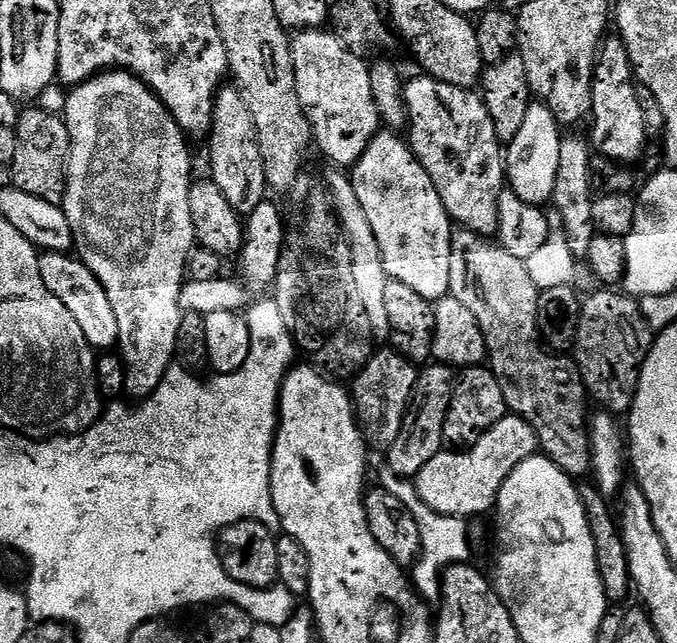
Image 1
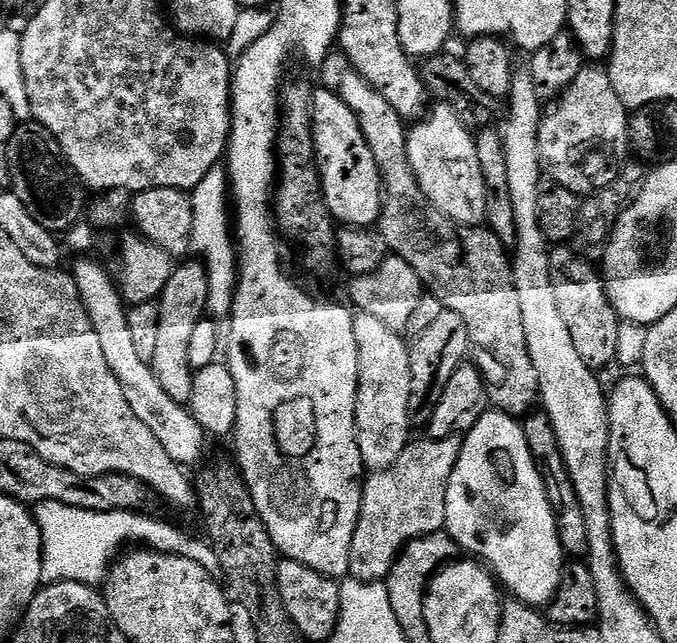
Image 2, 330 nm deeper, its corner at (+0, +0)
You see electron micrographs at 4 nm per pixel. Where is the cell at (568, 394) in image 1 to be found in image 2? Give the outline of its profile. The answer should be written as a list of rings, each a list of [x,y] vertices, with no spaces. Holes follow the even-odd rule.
[[[339,50],[333,51],[324,57],[324,63],[319,65],[318,72],[320,72],[319,83],[322,87],[342,98],[346,106],[350,106],[374,154],[374,162],[378,162],[380,179],[384,182],[384,206],[380,209],[378,231],[382,234],[382,238],[386,238],[389,253],[402,258],[412,267],[414,274],[418,274],[421,285],[441,303],[444,310],[458,314],[462,322],[466,322],[468,342],[472,347],[470,356],[484,376],[484,383],[488,385],[489,405],[495,411],[505,412],[507,416],[513,418],[529,415],[540,400],[540,383],[538,370],[534,370],[534,362],[526,346],[526,330],[522,326],[522,306],[518,306],[518,294],[512,281],[512,266],[506,248],[487,227],[467,228],[465,224],[455,224],[420,193],[408,157],[406,122],[398,114],[398,110],[394,110],[394,106],[390,106],[390,102],[386,102],[386,98],[382,98],[382,94],[378,94],[378,90],[374,90],[374,86],[370,86],[370,82],[366,82],[362,74],[358,74],[358,70],[354,70],[350,58],[346,58]]]

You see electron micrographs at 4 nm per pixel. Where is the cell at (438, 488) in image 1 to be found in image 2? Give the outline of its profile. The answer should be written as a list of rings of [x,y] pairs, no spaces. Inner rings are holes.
[[[461,437],[441,440],[413,439],[398,454],[398,462],[381,472],[371,473],[365,479],[358,526],[354,542],[350,542],[351,579],[365,582],[387,581],[400,552],[414,538],[422,538],[444,528],[446,518],[446,490],[450,474],[458,462]]]

